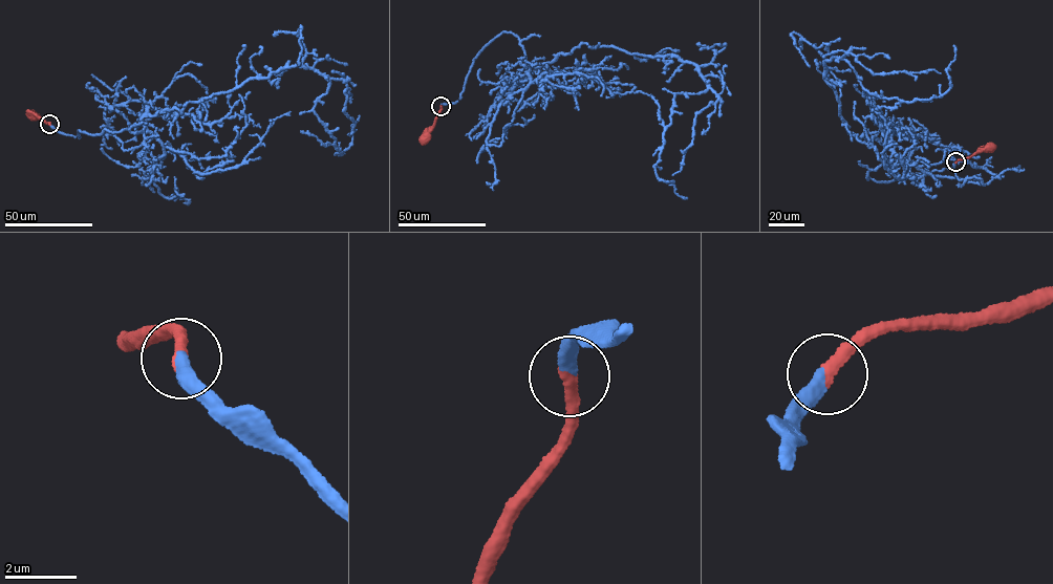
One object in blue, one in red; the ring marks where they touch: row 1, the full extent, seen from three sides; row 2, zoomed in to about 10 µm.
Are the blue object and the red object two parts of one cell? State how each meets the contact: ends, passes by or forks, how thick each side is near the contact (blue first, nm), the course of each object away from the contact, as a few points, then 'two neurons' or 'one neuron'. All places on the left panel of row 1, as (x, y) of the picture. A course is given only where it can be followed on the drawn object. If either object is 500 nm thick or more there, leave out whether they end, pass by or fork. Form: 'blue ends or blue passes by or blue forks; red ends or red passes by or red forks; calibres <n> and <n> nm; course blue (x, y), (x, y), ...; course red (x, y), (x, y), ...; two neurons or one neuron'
blue ends; red ends; calibres 360 and 380 nm; course blue (49, 124), (79, 137), (142, 132), (144, 117), (299, 65), (328, 79), (314, 110), (340, 155), (360, 115); course red (49, 124), (31, 115); one neuron

